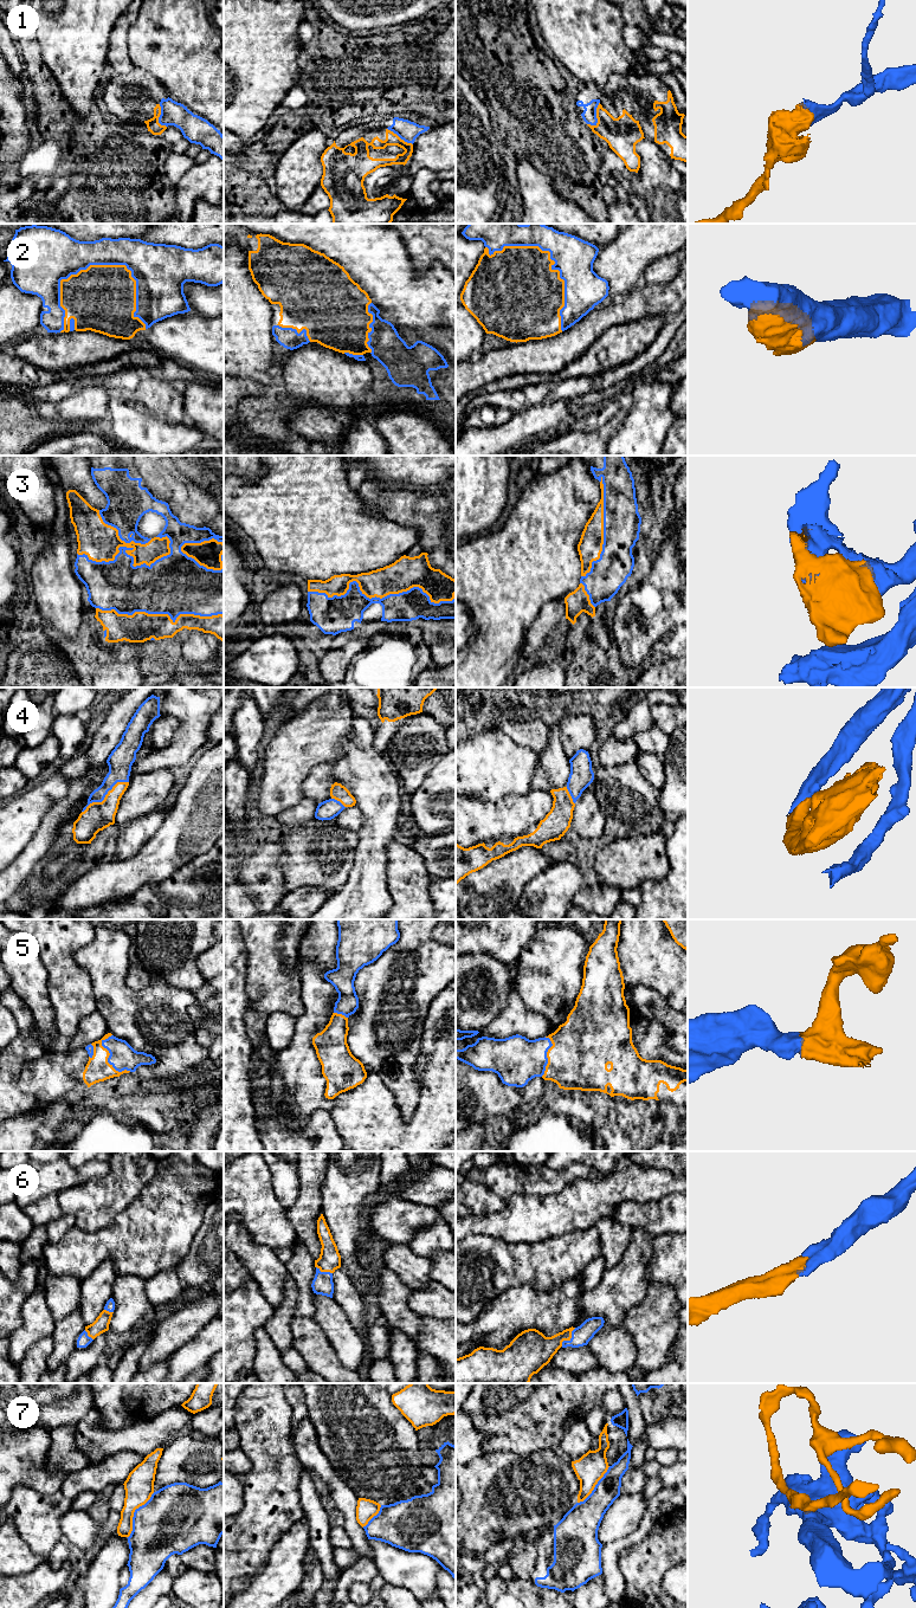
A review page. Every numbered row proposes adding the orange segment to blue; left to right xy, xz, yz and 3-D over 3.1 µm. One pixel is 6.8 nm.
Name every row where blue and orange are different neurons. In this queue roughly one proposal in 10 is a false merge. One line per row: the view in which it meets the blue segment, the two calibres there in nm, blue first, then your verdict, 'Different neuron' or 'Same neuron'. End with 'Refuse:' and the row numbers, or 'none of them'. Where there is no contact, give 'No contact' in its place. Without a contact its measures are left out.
1: Touches blue in yz. Thickness 100 nm (blue) against 240 nm. Same neuron
2: Touches blue in xy. Thickness 360 nm (blue) against 420 nm. Same neuron
3: Touches blue in xz. Thickness 220 nm (blue) against 220 nm. Same neuron
4: Touches blue in xy. Thickness 160 nm (blue) against 190 nm. Same neuron
5: Touches blue in xy. Thickness 180 nm (blue) against 160 nm. Same neuron
6: Touches blue in yz. Thickness 130 nm (blue) against 240 nm. Same neuron
7: Touches blue in xy. Thickness 420 nm (blue) against 200 nm. Same neuron
Refuse: none of them

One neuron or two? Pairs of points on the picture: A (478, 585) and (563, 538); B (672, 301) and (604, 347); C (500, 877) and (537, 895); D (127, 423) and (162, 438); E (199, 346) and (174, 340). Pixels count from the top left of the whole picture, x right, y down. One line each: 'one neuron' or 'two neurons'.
A: one neuron
B: two neurons
C: two neurons
D: one neuron
E: one neuron

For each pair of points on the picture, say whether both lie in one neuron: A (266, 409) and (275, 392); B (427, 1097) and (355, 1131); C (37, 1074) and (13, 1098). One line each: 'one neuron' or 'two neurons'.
A: one neuron
B: one neuron
C: two neurons

